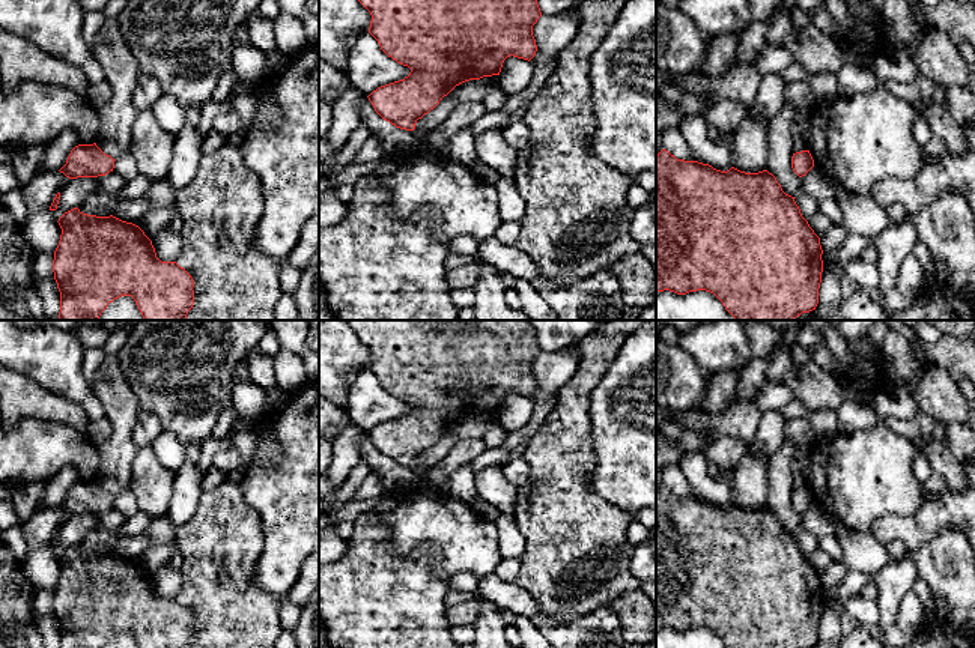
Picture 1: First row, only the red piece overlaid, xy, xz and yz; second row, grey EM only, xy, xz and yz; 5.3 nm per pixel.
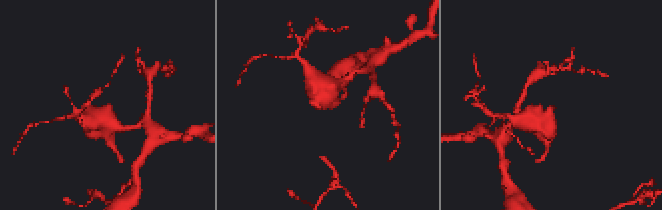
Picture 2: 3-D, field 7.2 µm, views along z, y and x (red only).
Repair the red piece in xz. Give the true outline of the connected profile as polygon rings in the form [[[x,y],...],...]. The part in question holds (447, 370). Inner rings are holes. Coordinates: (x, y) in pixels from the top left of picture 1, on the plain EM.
[[[346,320],[355,335],[370,349],[369,370],[381,386],[411,406],[403,416],[373,427],[367,435],[375,448],[396,465],[414,468],[415,460],[456,422],[500,412],[503,400],[513,392],[531,397],[537,382],[533,362],[542,353],[536,329],[527,320]]]

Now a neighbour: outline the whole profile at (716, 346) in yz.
[[[709,320],[680,334],[679,346],[709,376],[740,371],[752,361],[745,326],[737,320]]]

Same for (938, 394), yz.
[[[928,368],[912,395],[919,412],[945,425],[967,421],[966,398],[945,368]]]

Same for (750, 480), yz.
[[[769,457],[743,459],[731,469],[733,504],[745,510],[766,507],[769,492]]]

